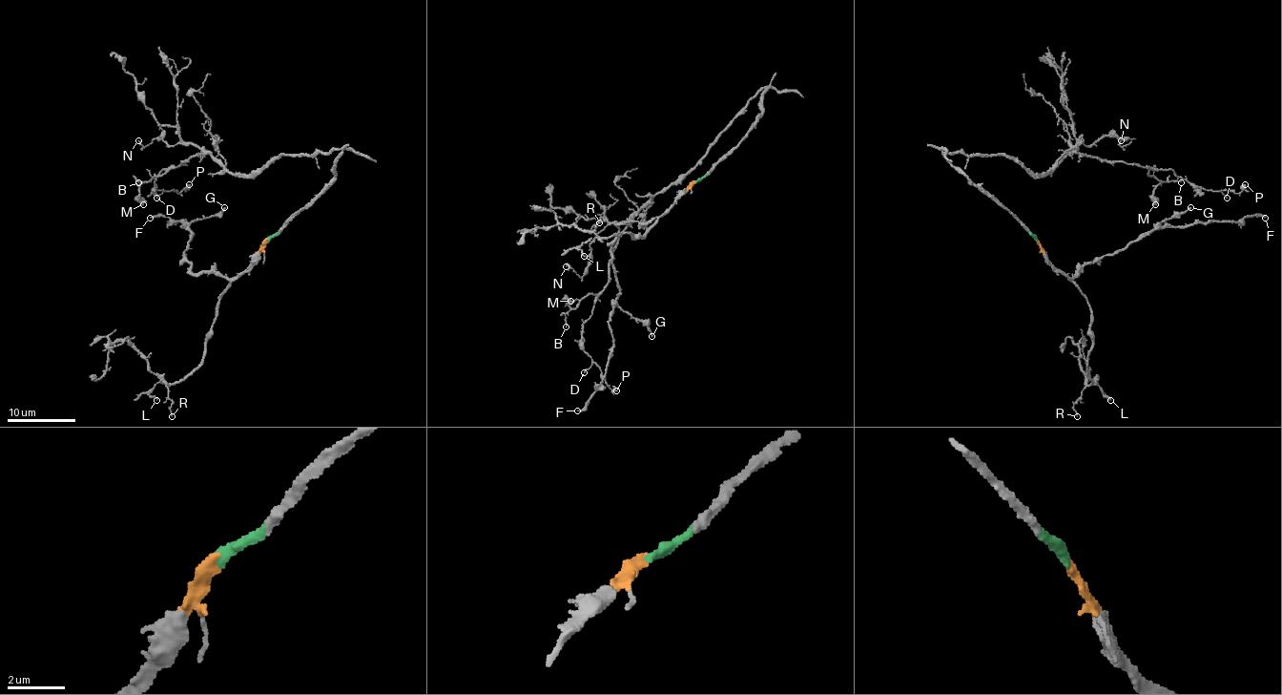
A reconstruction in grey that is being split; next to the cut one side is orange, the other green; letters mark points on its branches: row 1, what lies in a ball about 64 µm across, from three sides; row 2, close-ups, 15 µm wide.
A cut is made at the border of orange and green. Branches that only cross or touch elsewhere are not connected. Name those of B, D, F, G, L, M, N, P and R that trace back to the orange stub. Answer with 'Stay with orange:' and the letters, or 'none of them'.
Stay with orange: F, G, L, R

